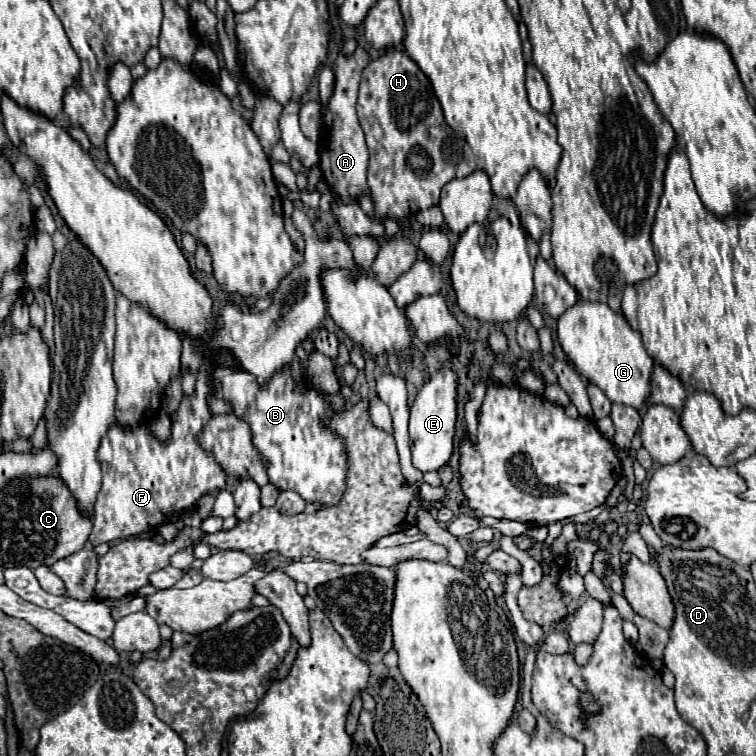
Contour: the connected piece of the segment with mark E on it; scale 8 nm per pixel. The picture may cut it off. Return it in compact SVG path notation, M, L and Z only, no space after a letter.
M443 368L433 374L421 390L417 392L411 404L411 418L409 418L409 436L411 436L411 454L413 466L421 472L439 470L443 464L449 462L453 454L453 438L455 438L455 420L457 420L457 388L459 378L451 368Z

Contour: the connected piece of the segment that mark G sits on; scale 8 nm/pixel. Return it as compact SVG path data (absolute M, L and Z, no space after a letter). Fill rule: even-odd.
M579 300L559 318L557 338L577 372L591 384L597 384L609 400L623 406L633 406L637 410L649 402L653 358L643 346L641 332L629 326L623 312L615 312L601 302Z

